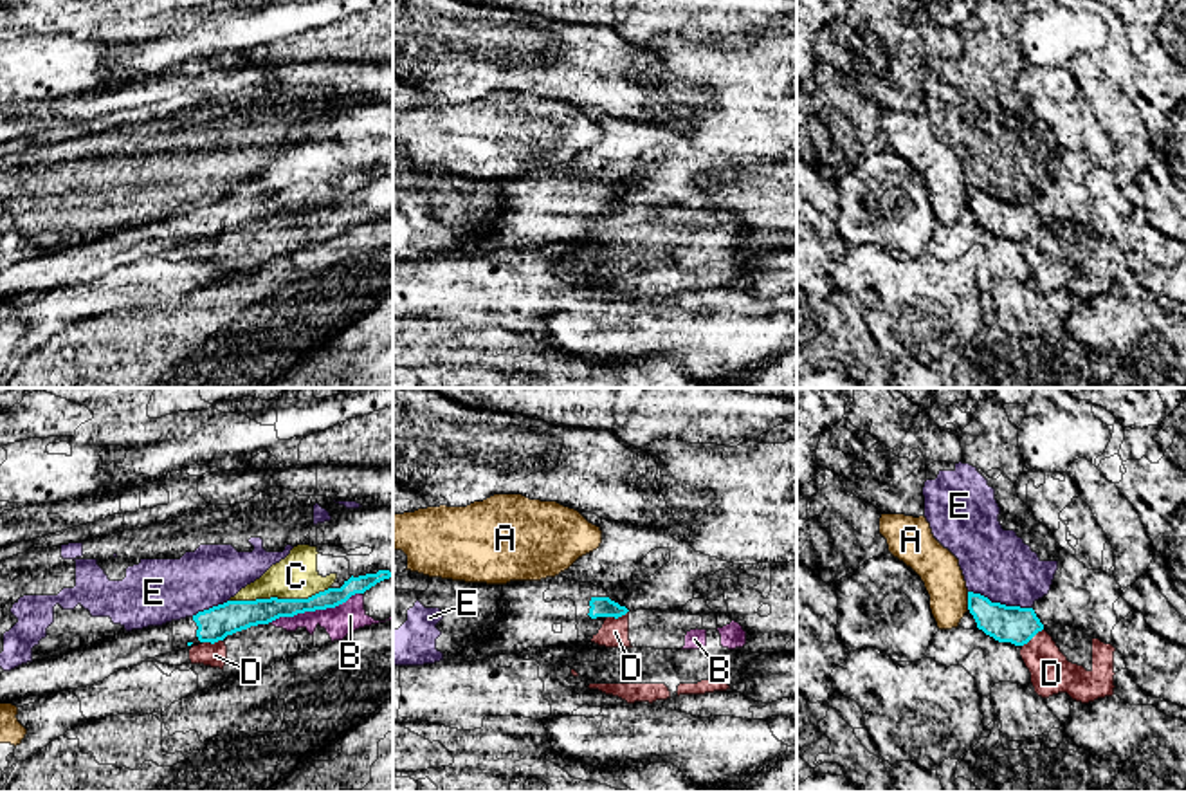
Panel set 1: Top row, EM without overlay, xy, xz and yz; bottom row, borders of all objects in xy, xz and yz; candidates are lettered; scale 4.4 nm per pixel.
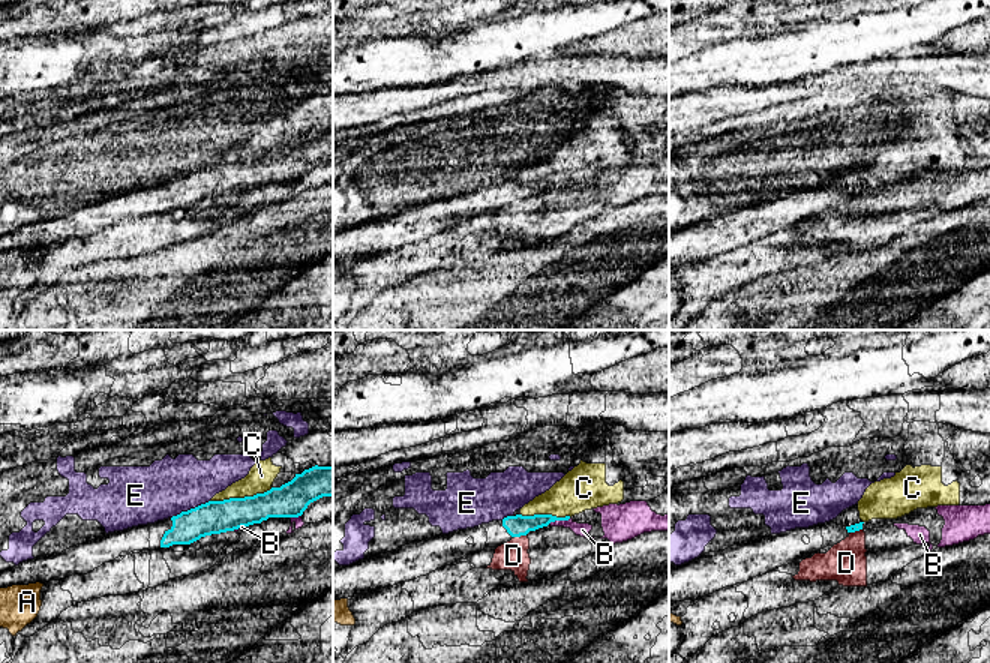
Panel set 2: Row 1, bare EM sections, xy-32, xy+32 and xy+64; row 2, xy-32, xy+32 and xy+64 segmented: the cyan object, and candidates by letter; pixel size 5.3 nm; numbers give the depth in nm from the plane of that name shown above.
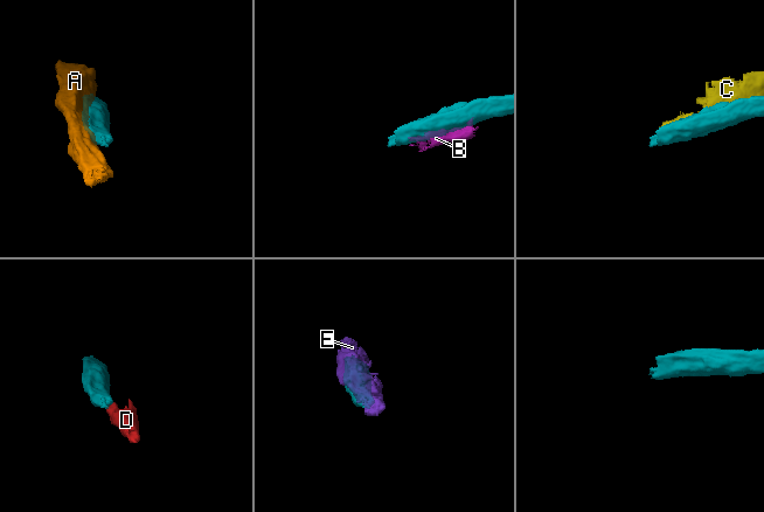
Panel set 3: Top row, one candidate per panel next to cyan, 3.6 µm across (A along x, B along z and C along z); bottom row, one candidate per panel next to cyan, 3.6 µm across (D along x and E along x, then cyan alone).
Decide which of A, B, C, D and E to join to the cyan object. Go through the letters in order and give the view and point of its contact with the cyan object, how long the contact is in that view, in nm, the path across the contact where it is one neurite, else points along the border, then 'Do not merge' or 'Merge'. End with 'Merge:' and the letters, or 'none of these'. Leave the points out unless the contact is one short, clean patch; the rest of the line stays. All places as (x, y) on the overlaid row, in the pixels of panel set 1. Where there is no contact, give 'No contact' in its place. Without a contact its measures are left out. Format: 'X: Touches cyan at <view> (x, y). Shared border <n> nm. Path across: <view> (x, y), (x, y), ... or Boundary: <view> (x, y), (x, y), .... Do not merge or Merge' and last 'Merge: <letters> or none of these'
A: Touches cyan at yz (968, 601). Shared border 80 nm. Do not merge
B: Touches cyan at xy (314, 610). Shared border 440 nm. Do not merge
C: Touches cyan at xy (280, 599). Shared border 460 nm. Do not merge
D: Touches cyan at xz (617, 617). Shared border 100 nm. Boundary: xz (628, 610), (617, 617), (608, 617). Do not merge
E: Touches cyan at yz (999, 603). Shared border 300 nm. Do not merge
Merge: none of these

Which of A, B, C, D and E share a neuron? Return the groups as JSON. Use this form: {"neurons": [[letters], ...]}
{"neurons": [["A"], ["B", "D"], ["C"], ["E"]]}

